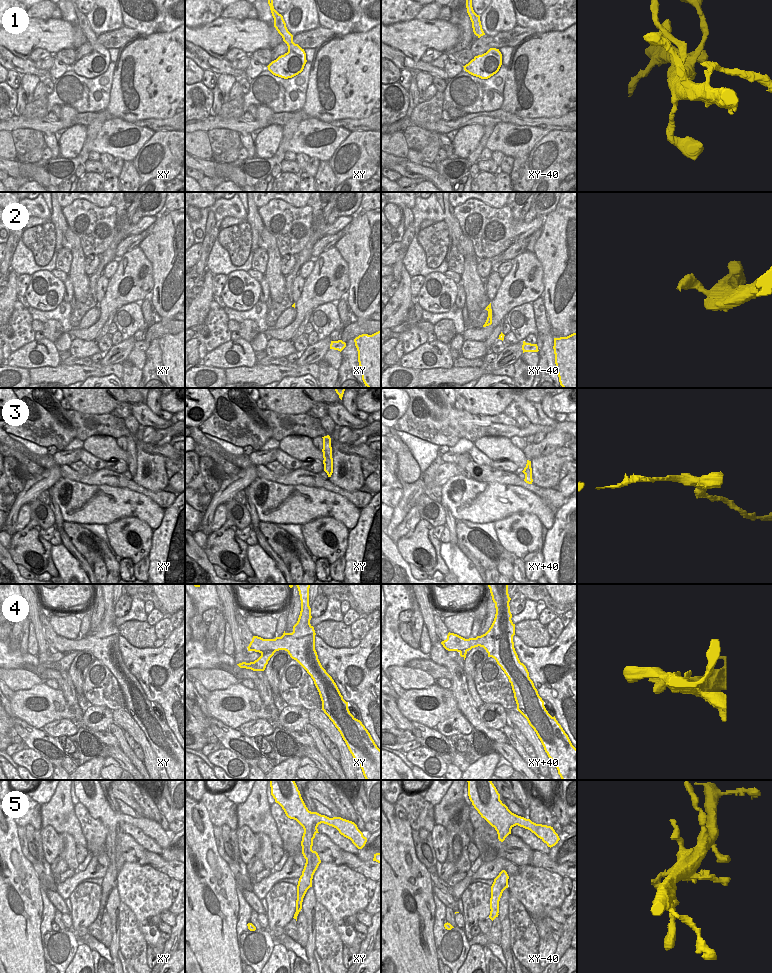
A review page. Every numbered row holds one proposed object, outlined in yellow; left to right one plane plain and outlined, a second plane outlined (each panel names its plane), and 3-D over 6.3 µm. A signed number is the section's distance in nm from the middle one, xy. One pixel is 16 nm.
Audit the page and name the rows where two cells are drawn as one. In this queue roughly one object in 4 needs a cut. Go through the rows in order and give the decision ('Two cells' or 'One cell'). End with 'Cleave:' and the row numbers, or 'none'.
1: One cell
2: One cell
3: One cell
4: One cell
5: One cell
Cleave: none

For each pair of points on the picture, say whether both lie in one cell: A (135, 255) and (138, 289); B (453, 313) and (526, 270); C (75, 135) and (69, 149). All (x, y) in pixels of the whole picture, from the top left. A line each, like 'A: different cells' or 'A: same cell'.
A: same cell
B: different cells
C: same cell

